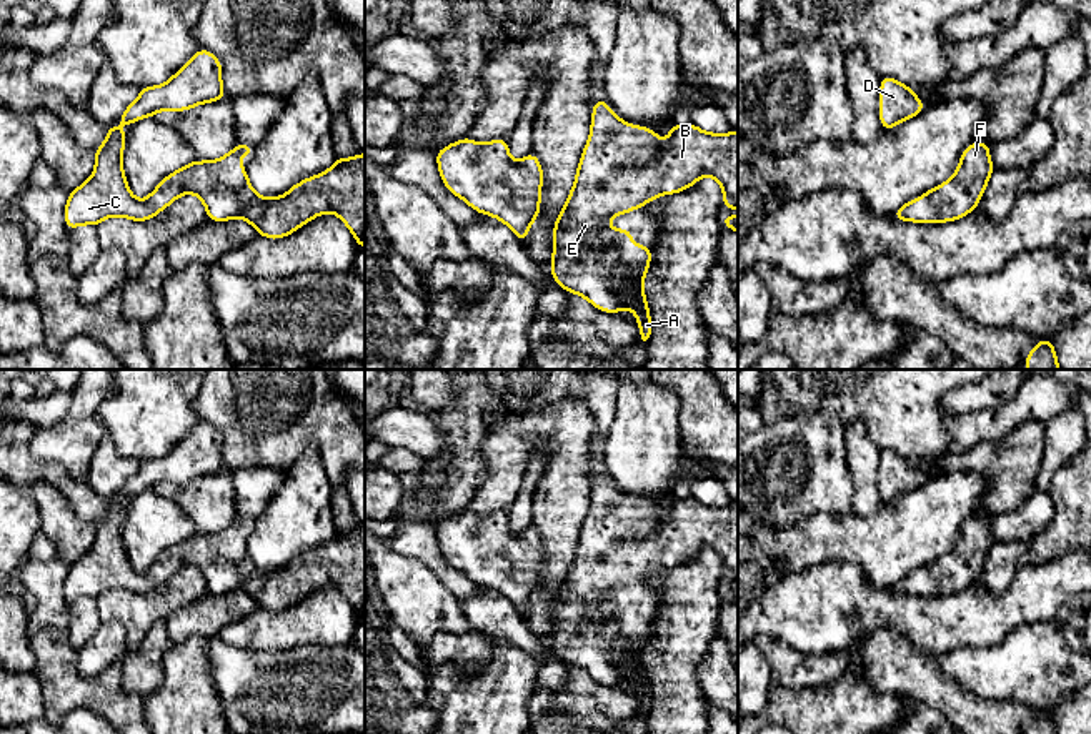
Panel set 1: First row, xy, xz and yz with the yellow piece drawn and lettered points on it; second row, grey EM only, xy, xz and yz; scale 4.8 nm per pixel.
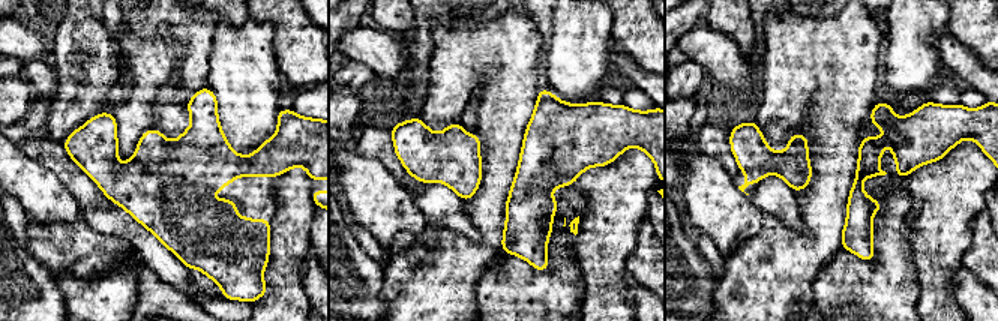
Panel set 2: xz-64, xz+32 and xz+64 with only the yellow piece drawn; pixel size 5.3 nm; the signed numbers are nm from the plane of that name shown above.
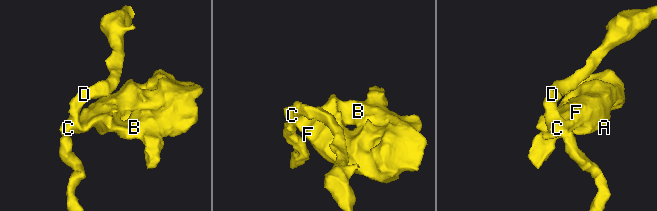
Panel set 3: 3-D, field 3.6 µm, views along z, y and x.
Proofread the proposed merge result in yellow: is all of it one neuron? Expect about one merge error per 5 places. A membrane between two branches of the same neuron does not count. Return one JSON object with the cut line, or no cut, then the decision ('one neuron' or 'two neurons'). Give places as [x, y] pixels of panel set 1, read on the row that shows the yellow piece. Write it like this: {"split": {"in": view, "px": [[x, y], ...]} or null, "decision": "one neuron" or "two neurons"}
{"split": null, "decision": "one neuron"}

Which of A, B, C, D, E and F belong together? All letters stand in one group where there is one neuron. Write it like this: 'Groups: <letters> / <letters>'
Groups: A B C D E F

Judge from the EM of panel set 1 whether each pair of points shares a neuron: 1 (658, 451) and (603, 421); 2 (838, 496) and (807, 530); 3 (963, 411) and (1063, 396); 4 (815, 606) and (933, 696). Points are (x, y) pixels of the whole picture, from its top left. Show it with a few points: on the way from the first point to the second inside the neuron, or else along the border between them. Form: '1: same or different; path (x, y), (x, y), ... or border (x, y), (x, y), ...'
1: different; border (618, 386), (613, 421), (607, 435)
2: different; border (850, 511), (845, 515), (817, 513), (788, 530)
3: same; path (988, 410), (1008, 396), (1038, 396)
4: different; border (896, 628), (875, 628), (856, 643), (853, 654)

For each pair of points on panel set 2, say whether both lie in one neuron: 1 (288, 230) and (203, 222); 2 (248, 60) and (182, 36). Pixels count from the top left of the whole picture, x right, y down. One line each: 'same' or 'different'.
1: different
2: different

